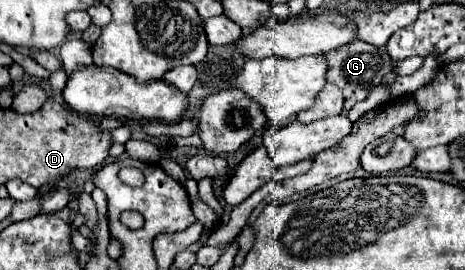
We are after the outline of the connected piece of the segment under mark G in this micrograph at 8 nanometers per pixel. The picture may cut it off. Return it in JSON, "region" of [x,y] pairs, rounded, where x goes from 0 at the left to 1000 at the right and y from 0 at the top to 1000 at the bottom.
{"region":[[[759,148],[729,185],[703,193],[699,215],[708,230],[703,304],[729,319],[746,348],[763,333],[806,326],[832,274],[849,259],[845,222],[832,193],[781,148]]]}

